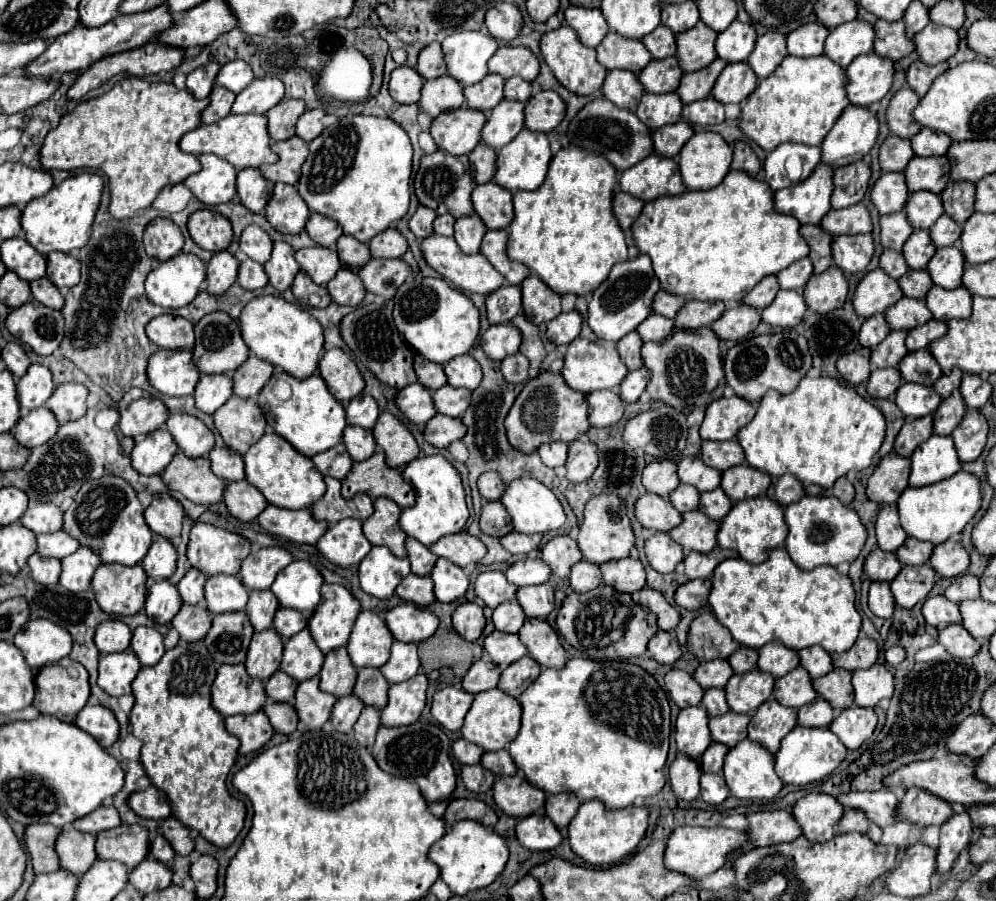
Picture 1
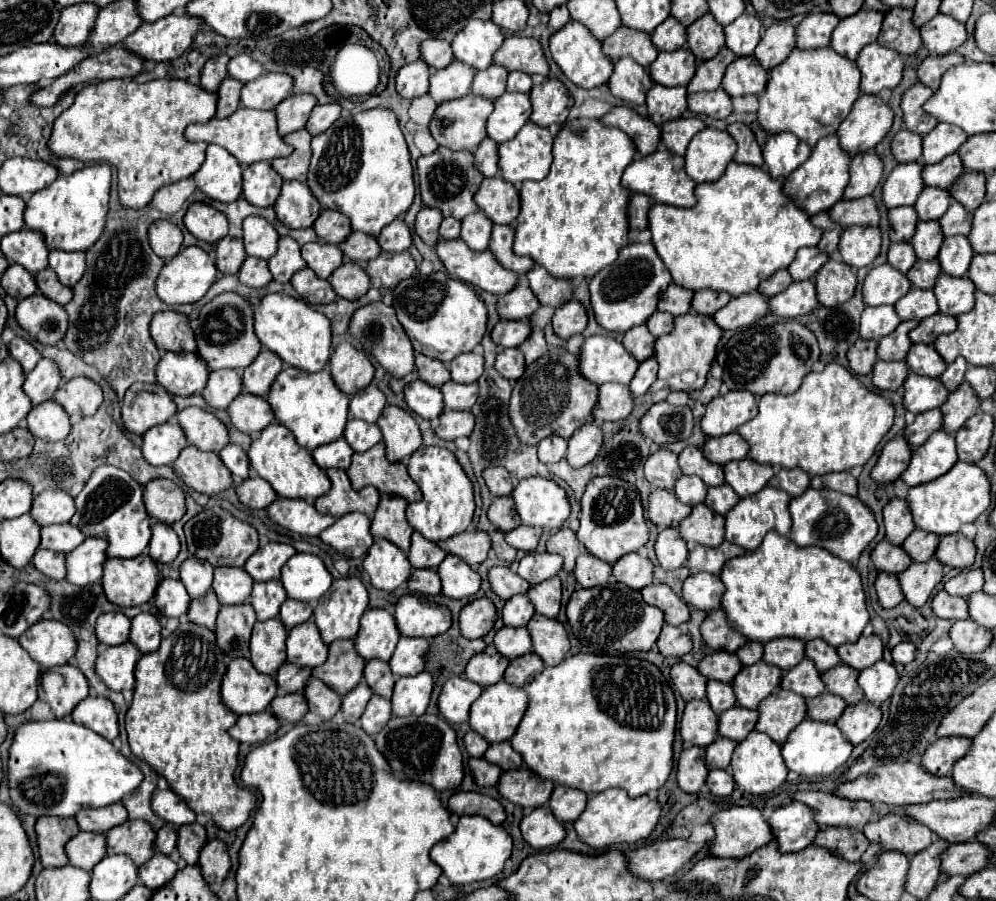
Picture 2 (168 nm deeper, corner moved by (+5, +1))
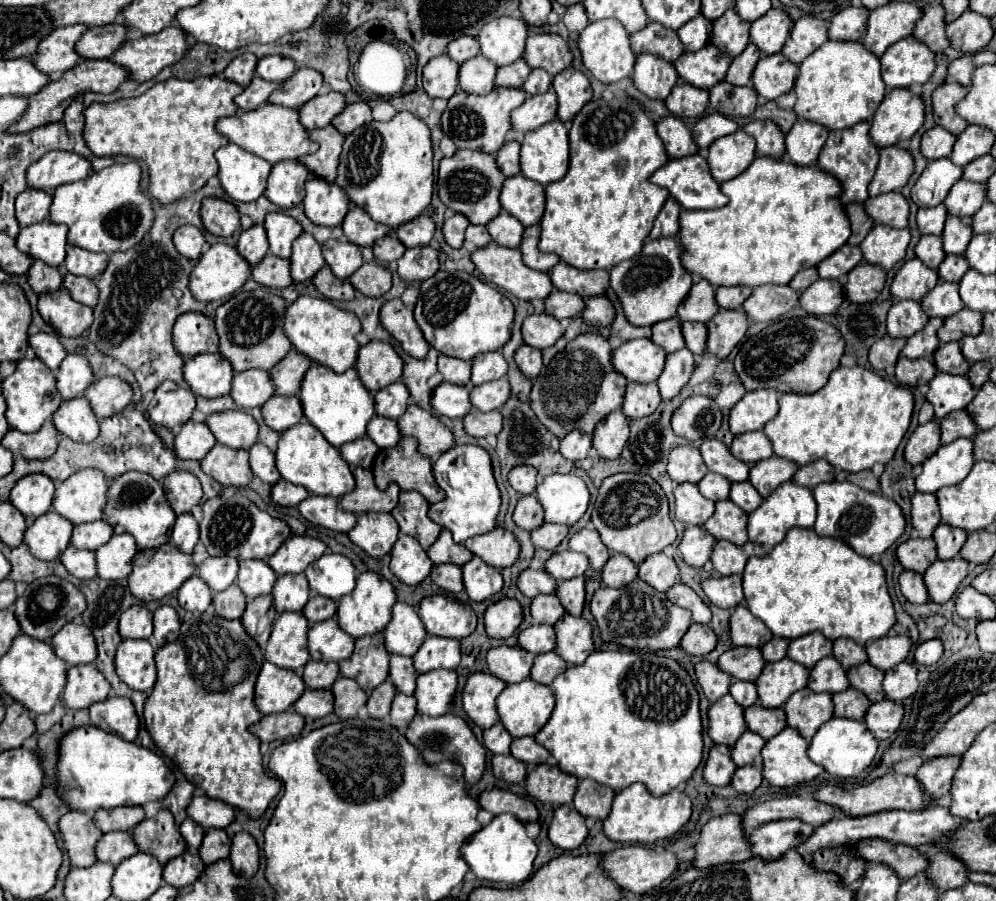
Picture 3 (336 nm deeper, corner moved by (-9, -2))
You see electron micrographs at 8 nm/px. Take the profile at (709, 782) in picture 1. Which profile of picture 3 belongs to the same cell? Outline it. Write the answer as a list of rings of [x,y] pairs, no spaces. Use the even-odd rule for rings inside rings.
[[[752,766],[738,768],[732,776],[732,786],[742,794],[752,794],[760,786],[760,782],[762,782],[762,772]]]

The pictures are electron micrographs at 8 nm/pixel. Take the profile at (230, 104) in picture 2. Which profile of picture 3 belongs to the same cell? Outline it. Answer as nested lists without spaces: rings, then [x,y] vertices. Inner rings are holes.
[[[254,76],[254,80],[250,82],[250,86],[240,94],[236,96],[236,104],[240,110],[256,110],[258,106],[266,104],[268,102],[268,96],[278,88],[280,84],[278,82],[268,82],[260,76]]]

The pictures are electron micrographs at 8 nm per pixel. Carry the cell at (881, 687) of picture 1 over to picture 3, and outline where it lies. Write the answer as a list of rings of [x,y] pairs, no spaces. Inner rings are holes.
[[[900,662],[896,668],[888,670],[884,676],[886,698],[902,702],[916,694],[918,690],[918,670],[912,662]]]

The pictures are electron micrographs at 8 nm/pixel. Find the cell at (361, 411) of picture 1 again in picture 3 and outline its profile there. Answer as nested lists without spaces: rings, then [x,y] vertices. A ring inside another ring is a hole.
[[[394,382],[394,384],[390,384],[384,390],[380,390],[374,396],[374,400],[376,400],[376,414],[398,420],[404,414],[406,406],[408,406],[408,398],[410,398],[408,388],[402,382]]]

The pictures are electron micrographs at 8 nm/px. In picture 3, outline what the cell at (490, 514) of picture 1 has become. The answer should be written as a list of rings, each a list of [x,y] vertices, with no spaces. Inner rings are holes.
[[[520,496],[516,510],[514,510],[514,522],[524,530],[536,530],[544,524],[544,510],[540,508],[536,496]]]

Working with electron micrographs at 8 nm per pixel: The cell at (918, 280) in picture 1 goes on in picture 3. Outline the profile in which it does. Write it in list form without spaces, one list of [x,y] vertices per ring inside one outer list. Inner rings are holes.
[[[946,256],[938,268],[938,274],[946,282],[960,282],[968,270],[968,260],[964,260],[964,256]]]

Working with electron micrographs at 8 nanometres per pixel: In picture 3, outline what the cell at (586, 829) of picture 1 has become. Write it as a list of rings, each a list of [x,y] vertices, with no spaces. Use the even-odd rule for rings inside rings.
[[[632,784],[626,790],[618,792],[612,804],[610,816],[604,820],[604,834],[614,842],[634,842],[634,844],[652,844],[674,836],[692,814],[692,800],[682,790],[672,790],[666,796],[652,796],[644,784]]]

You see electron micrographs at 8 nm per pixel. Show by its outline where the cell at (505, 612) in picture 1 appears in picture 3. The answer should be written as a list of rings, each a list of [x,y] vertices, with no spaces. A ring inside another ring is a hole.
[[[540,594],[532,600],[532,618],[534,618],[534,622],[552,626],[564,614],[566,614],[566,610],[554,594]]]

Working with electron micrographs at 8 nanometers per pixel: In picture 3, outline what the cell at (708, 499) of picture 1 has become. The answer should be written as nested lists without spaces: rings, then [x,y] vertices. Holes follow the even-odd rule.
[[[736,482],[730,490],[730,500],[738,504],[744,512],[754,512],[758,504],[762,502],[762,496],[756,492],[756,488],[750,482]]]

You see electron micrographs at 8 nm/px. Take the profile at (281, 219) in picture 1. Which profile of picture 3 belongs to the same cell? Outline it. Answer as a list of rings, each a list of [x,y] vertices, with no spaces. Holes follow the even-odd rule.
[[[312,178],[306,182],[304,198],[306,216],[320,226],[340,226],[350,210],[350,200],[344,190],[328,180]]]

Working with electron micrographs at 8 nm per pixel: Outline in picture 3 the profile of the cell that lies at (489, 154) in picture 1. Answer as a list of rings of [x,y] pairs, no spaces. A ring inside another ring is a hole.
[[[506,142],[504,148],[496,154],[496,164],[506,176],[520,174],[520,144],[518,142]]]

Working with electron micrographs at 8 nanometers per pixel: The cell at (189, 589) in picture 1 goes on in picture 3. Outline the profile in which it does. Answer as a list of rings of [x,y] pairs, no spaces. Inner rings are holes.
[[[208,556],[198,566],[198,576],[212,588],[212,592],[226,590],[230,584],[234,584],[238,572],[238,560],[224,556],[224,558],[212,558]]]

